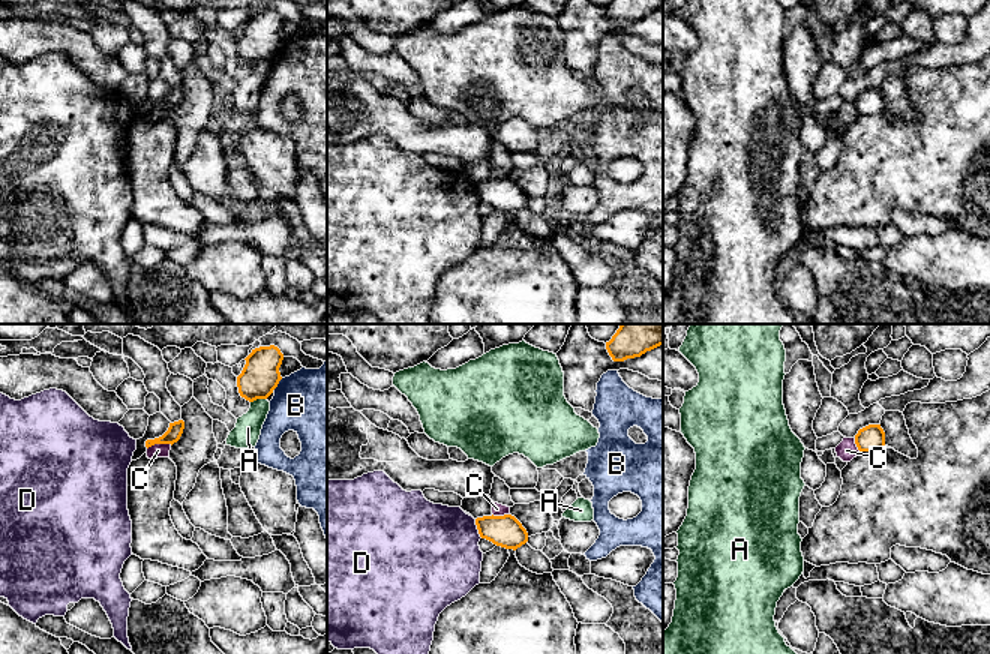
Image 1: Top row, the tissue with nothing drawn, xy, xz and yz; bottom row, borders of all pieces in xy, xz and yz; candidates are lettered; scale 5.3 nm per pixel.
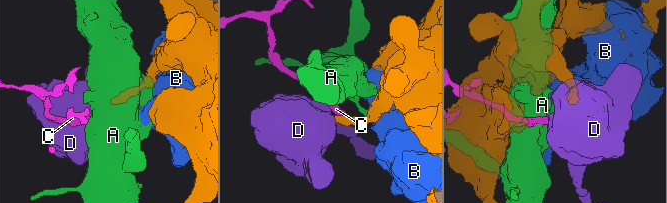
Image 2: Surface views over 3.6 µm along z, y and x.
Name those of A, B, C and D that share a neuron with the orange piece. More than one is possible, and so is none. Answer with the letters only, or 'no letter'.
no letter

